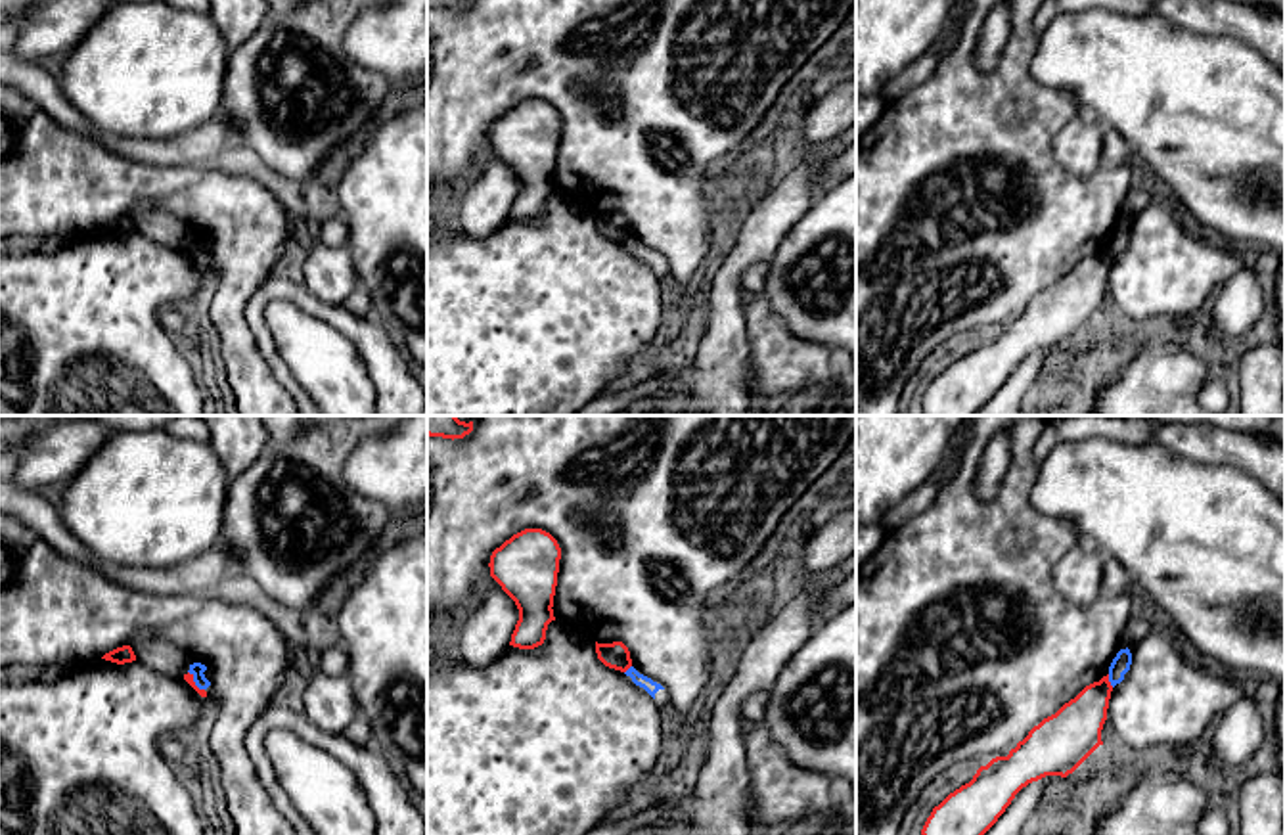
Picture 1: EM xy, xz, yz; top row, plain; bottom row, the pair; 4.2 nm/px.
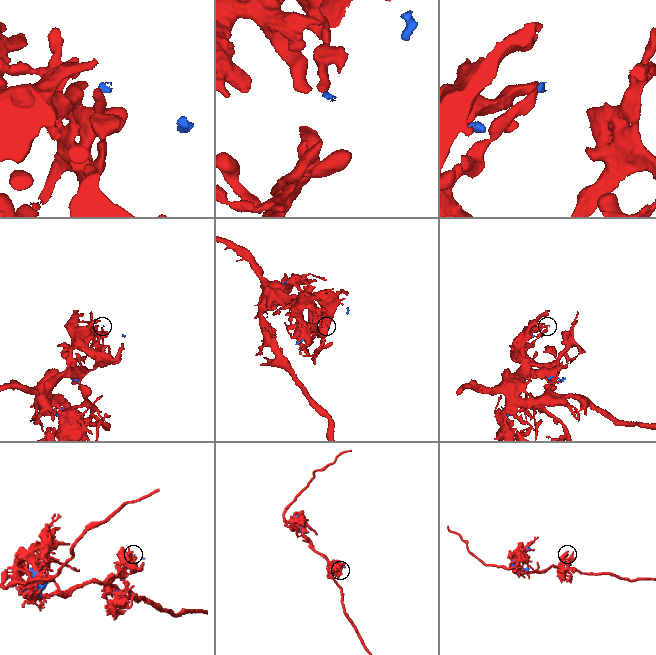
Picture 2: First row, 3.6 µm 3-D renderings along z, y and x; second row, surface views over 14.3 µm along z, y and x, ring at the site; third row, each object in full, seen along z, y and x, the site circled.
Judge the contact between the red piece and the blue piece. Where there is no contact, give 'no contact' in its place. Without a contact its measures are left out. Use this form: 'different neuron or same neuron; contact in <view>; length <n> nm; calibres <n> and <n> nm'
different neuron; contact in yz; length 60 nm; calibres 220 and 80 nm

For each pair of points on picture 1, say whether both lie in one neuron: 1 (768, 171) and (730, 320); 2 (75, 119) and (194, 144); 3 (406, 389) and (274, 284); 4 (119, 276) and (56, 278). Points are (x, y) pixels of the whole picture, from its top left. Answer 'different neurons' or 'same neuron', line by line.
1: different neurons
2: same neuron
3: same neuron
4: same neuron

